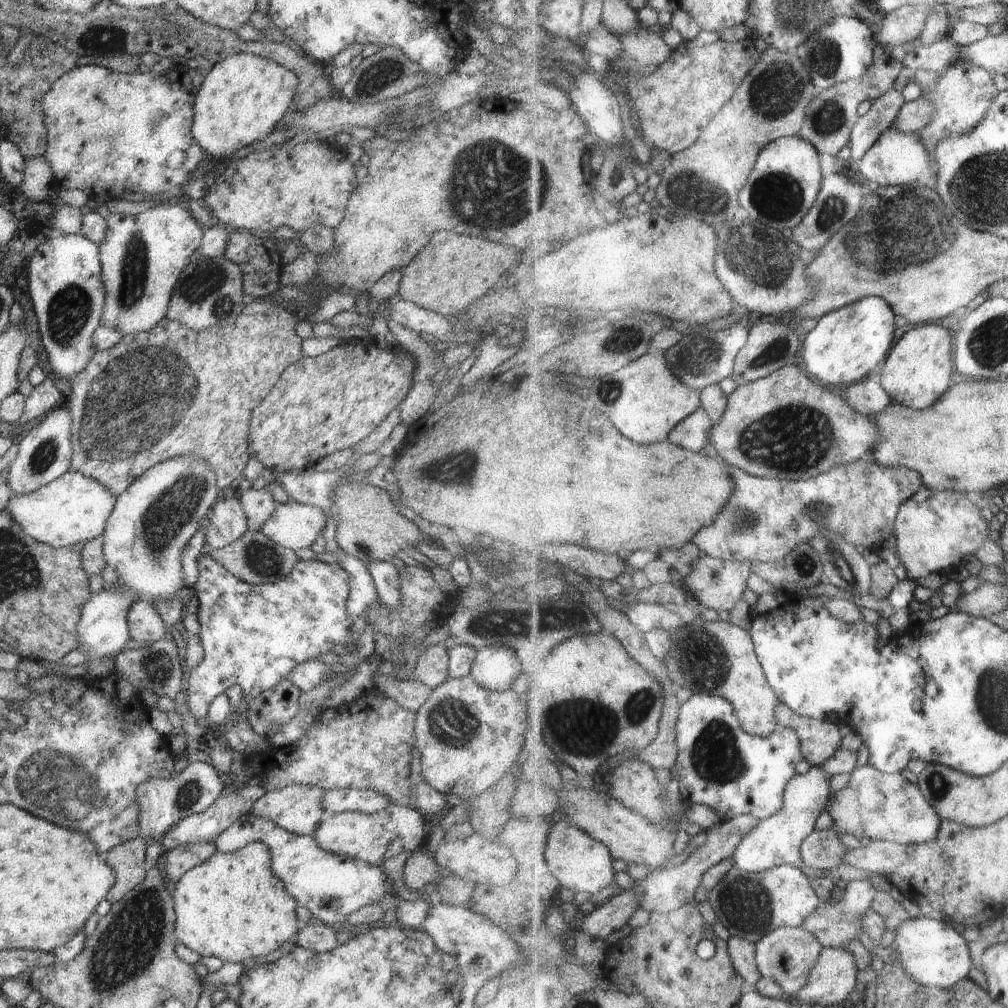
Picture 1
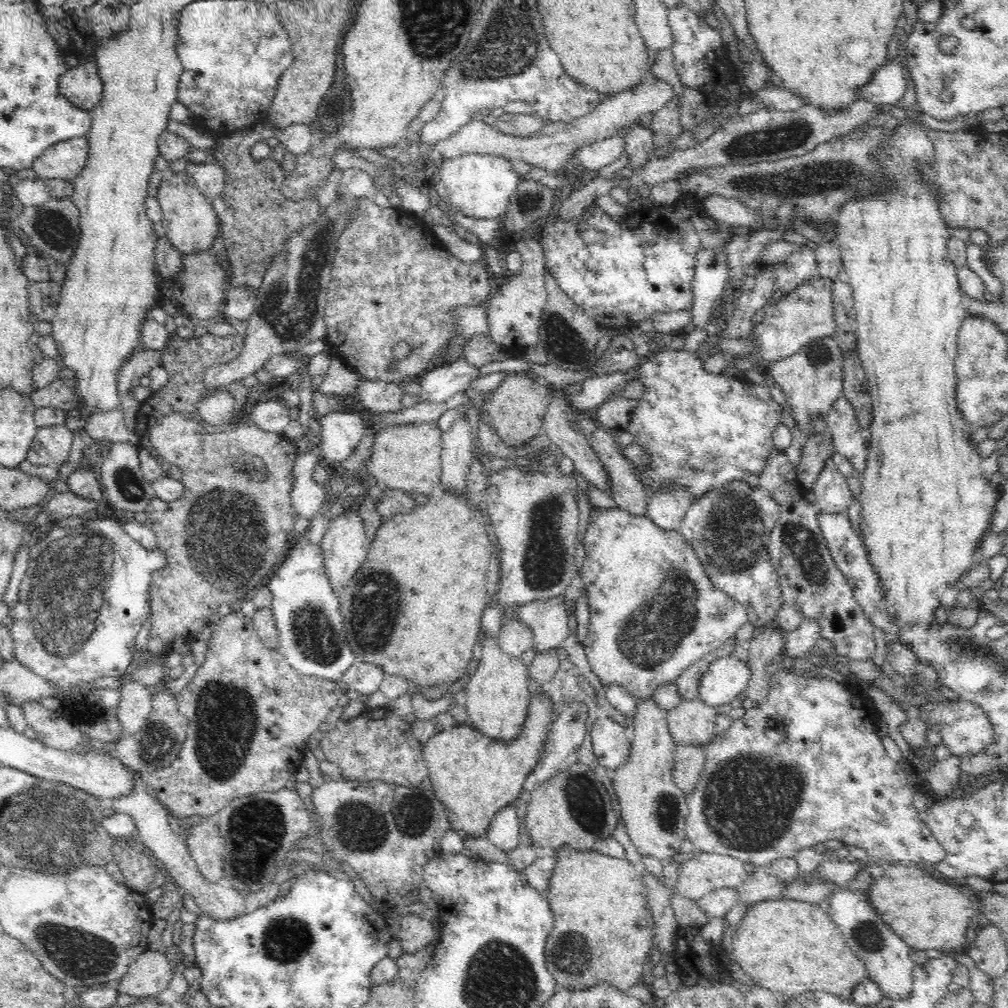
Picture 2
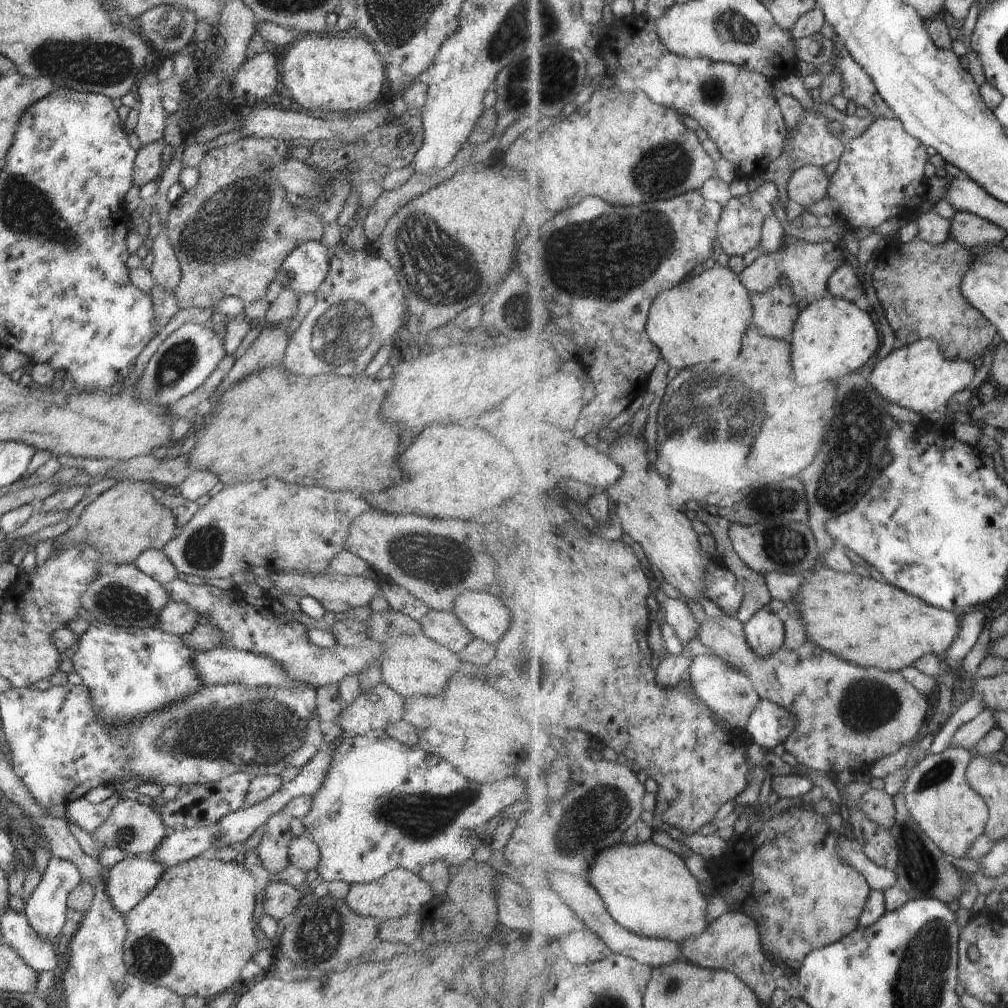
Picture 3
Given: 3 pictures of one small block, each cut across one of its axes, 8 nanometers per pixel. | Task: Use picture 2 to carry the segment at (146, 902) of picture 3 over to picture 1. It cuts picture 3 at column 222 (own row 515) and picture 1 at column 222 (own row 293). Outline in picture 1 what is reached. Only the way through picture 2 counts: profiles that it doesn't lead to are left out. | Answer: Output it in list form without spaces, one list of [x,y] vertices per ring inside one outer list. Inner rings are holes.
[[[250,843],[236,852],[217,850],[208,860],[185,872],[176,882],[172,894],[177,942],[200,956],[214,956],[223,962],[248,965],[251,960],[264,958],[284,942],[293,940],[302,927],[296,917],[298,903],[272,874],[270,862],[270,851],[264,843]]]

